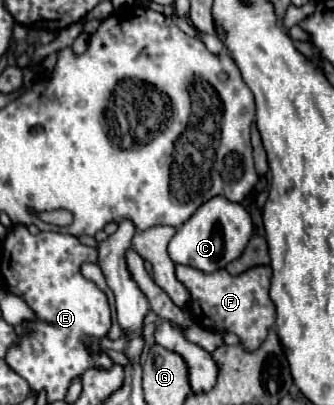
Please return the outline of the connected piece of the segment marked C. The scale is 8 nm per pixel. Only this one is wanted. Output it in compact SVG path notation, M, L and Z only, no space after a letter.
M213 197L203 203L169 241L169 257L177 265L187 265L209 275L219 269L225 269L231 261L241 257L251 235L253 223L249 213L239 203L231 203L225 197Z

